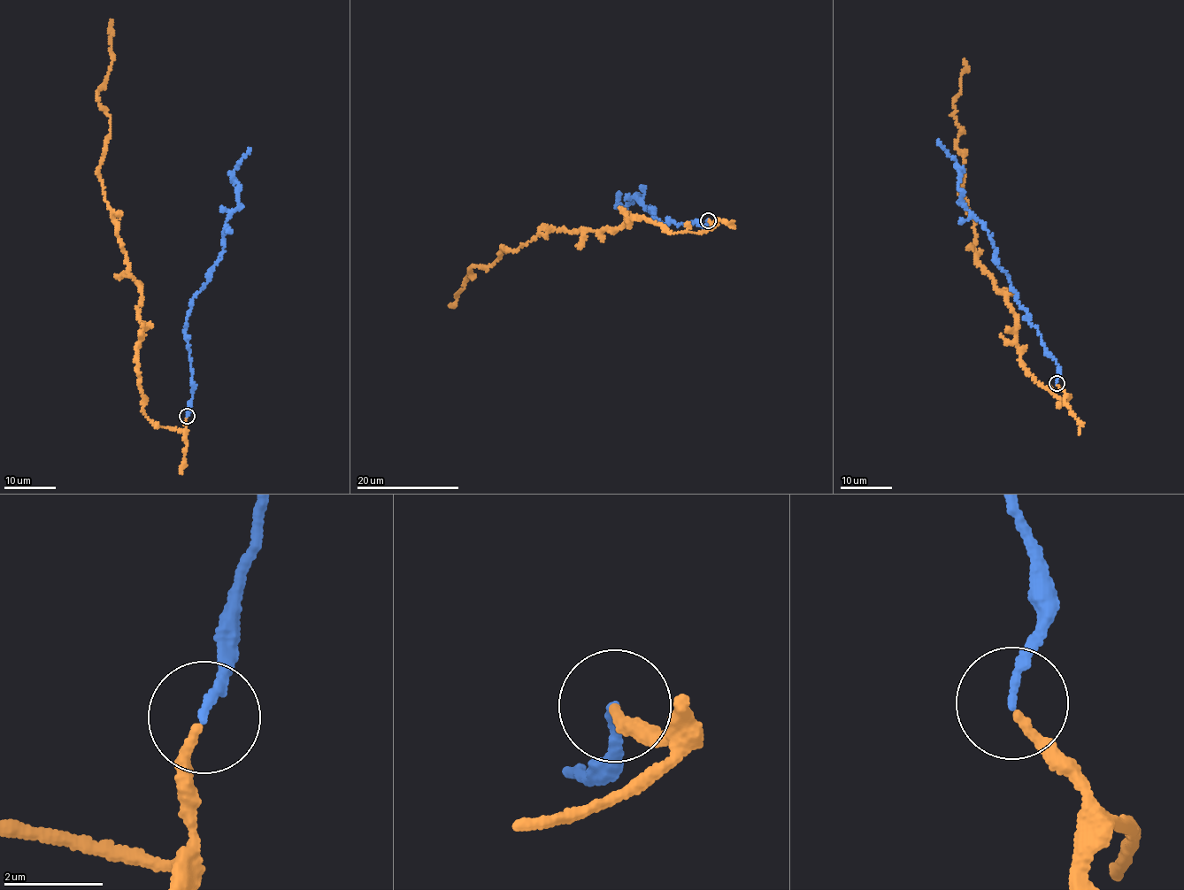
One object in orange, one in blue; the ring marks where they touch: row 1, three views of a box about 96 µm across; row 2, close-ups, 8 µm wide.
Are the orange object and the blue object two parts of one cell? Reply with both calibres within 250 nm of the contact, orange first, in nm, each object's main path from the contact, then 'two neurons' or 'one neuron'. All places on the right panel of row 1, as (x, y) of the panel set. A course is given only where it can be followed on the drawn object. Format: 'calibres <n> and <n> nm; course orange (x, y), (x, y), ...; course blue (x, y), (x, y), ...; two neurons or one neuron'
calibres 190 and 150 nm; course orange (1057, 384), (1064, 403), (1022, 366), (1017, 315), (978, 264), (960, 192), (953, 103), (963, 59); course blue (1057, 383), (1058, 365), (1000, 269), (985, 225), (964, 203), (957, 163), (938, 138); one neuron

